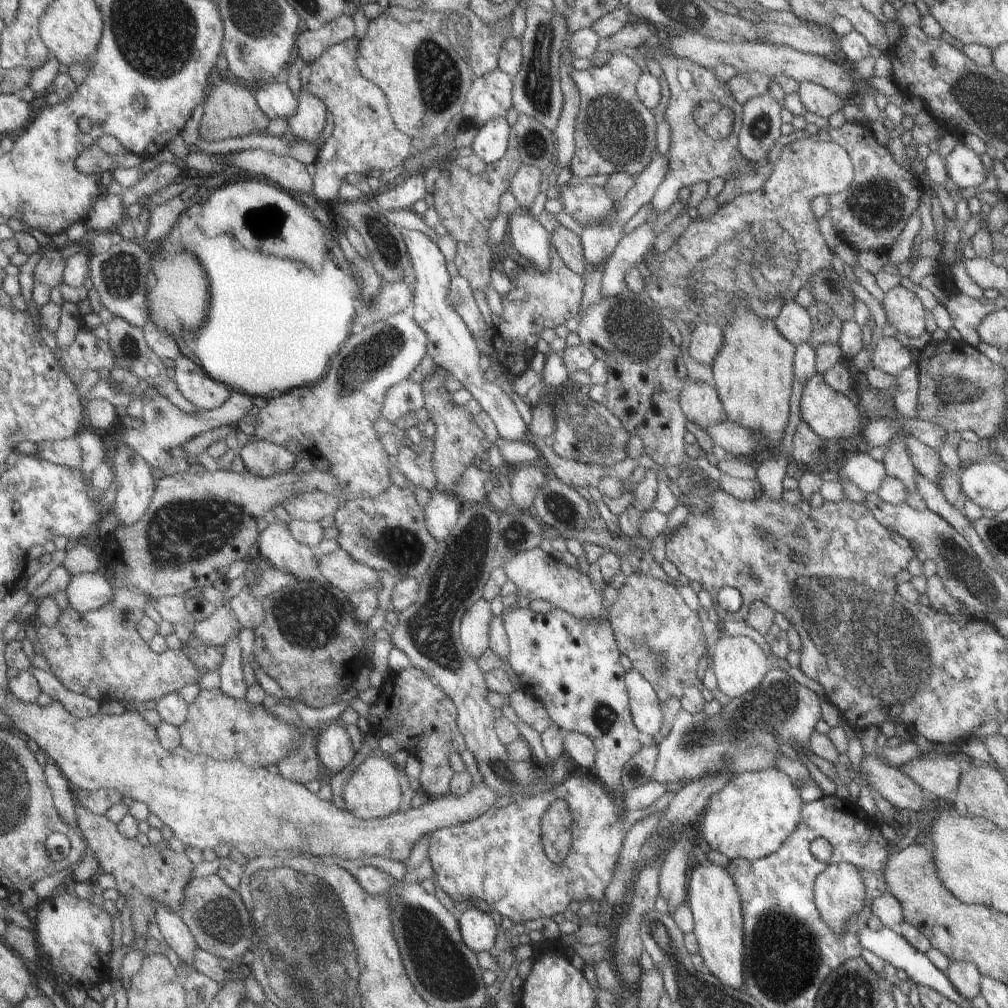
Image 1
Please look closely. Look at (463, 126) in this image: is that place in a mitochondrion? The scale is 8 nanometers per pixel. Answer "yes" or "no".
yes

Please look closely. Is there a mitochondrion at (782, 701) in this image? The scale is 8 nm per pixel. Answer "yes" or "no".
yes

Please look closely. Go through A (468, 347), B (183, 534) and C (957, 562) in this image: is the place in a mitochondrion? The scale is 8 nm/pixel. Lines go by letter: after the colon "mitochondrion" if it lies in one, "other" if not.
A: other
B: mitochondrion
C: mitochondrion

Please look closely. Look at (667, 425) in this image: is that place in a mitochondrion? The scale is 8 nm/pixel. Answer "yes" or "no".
no

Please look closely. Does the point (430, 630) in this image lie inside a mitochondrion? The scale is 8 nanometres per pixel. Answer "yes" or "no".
yes

